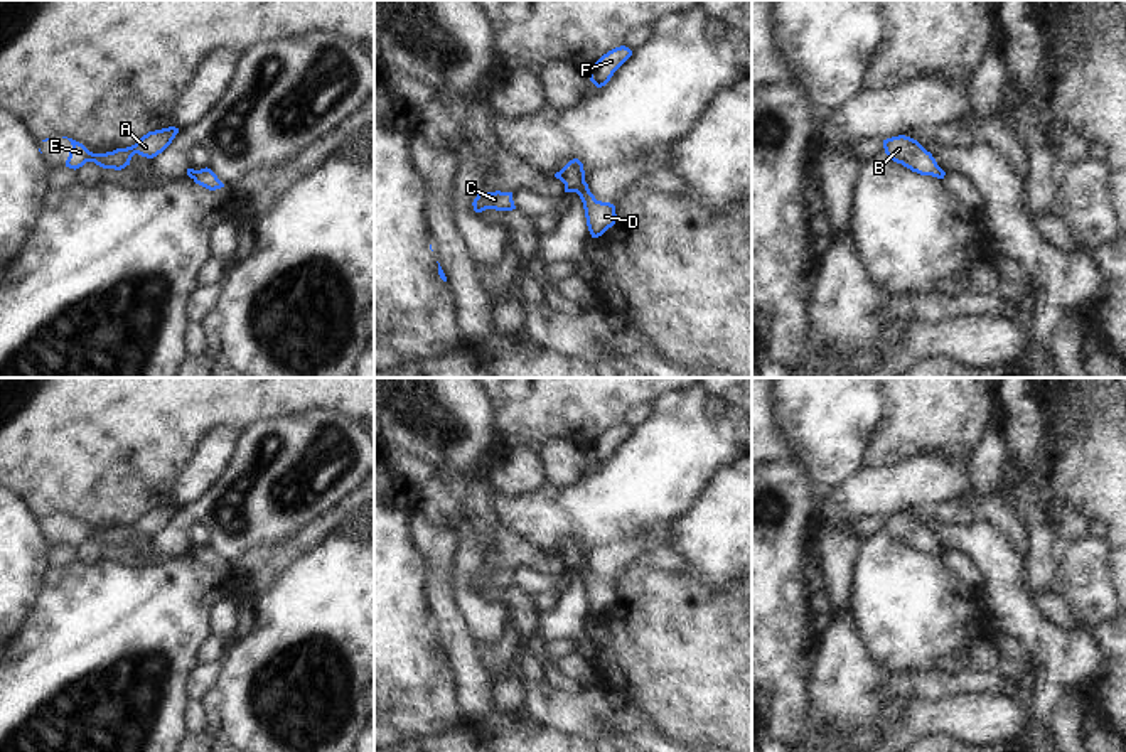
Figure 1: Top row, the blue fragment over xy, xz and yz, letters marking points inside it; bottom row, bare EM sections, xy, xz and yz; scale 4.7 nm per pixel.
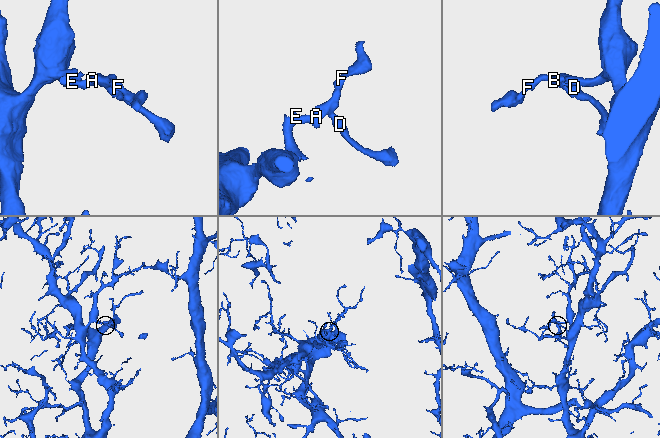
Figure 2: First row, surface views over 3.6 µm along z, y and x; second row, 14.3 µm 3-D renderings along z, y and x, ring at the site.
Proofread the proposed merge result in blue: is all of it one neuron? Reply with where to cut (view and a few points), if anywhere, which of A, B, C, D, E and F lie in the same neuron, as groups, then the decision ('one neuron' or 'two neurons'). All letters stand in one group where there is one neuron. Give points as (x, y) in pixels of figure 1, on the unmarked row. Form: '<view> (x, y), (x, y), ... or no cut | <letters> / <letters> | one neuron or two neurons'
no cut | A B C D E F | one neuron

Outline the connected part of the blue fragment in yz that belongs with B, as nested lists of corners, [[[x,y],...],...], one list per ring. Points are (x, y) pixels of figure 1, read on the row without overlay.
[[[898,513],[883,518],[885,531],[897,541],[917,550],[920,553],[932,553],[944,556],[946,550],[937,543],[930,529],[927,529],[917,518]]]

